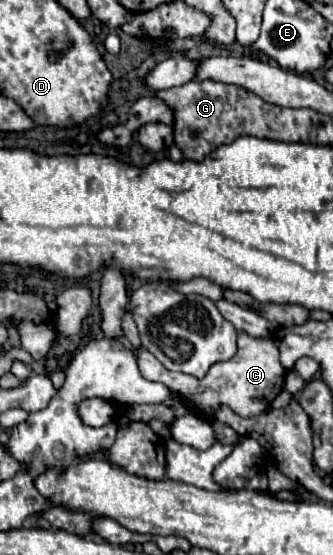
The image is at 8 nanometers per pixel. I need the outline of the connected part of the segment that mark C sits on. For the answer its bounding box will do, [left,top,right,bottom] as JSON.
[137,332,287,444]

